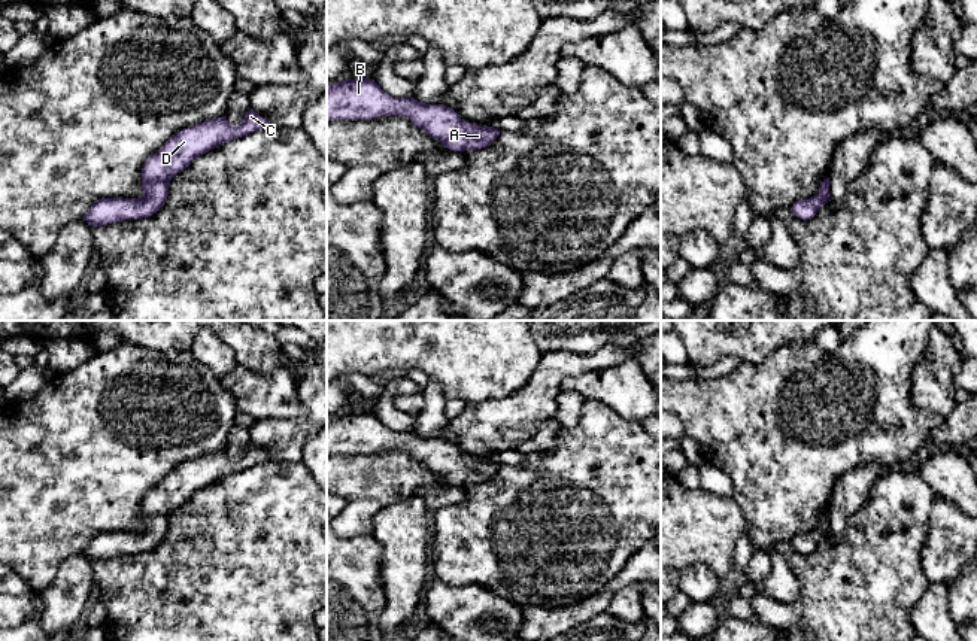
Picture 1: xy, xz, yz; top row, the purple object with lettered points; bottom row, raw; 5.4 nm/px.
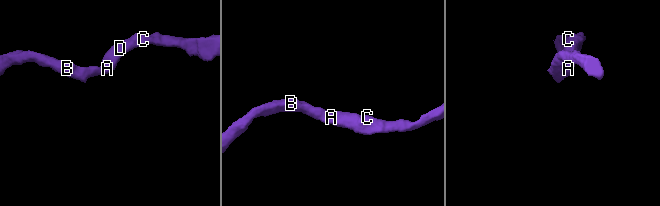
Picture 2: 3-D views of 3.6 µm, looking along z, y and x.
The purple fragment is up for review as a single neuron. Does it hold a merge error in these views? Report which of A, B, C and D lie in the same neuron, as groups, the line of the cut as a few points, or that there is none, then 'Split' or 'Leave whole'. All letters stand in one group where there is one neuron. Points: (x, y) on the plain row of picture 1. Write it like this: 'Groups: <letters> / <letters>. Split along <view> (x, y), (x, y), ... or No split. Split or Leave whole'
Groups: A B C D. No split. Leave whole

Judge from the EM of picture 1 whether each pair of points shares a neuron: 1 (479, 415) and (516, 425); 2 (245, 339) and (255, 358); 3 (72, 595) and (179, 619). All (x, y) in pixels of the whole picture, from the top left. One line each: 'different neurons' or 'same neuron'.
1: same neuron
2: same neuron
3: different neurons

